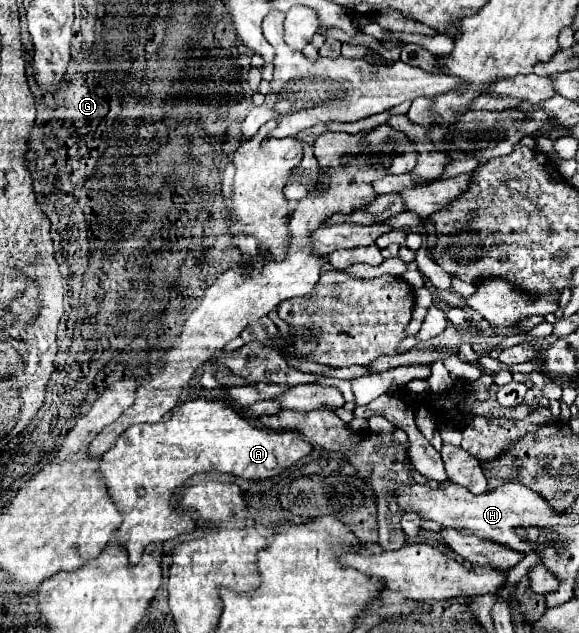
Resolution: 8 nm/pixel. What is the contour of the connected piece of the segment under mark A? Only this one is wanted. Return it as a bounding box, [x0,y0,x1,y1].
[99,399,311,565]

